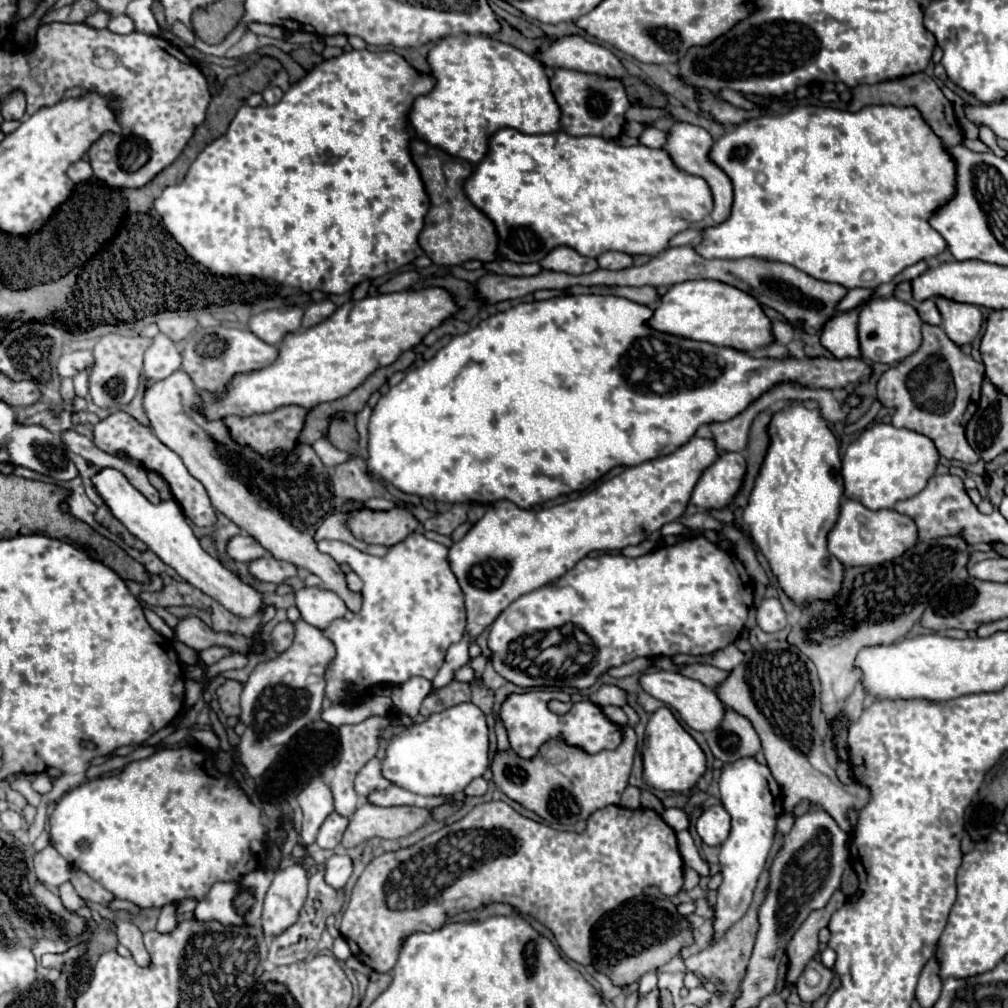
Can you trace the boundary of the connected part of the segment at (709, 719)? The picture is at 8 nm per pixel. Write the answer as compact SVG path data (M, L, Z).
M660 670L660 672L652 672L652 674L644 674L644 676L640 676L640 686L642 686L648 694L652 694L654 698L658 698L658 700L662 700L664 704L676 708L676 710L680 712L682 720L684 720L690 728L694 728L694 730L698 730L698 732L712 732L712 730L716 730L716 728L722 724L722 720L724 720L726 708L724 708L724 704L718 700L716 692L714 692L712 688L708 688L708 686L700 686L700 682L696 682L696 680L692 680L692 678L684 678L684 676L678 674L678 672Z

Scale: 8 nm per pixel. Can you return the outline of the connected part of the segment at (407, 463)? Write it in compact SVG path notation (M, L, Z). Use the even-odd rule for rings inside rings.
M580 294L580 296L558 296L542 302L522 302L506 312L498 312L488 320L480 322L466 334L454 336L450 344L446 344L432 360L422 364L420 368L410 370L398 386L392 386L386 396L382 396L372 410L370 426L368 426L368 468L376 480L386 480L394 484L398 490L408 494L418 494L422 498L440 500L440 502L478 502L490 504L496 500L516 502L520 508L530 508L534 504L542 504L562 494L586 490L604 474L608 474L616 466L638 466L640 462L656 460L672 454L680 446L684 446L700 426L726 422L736 414L744 412L754 400L758 400L764 392L782 382L798 382L806 388L846 388L848 384L856 384L870 378L870 368L864 360L844 358L844 360L828 360L828 358L754 358L746 352L728 346L716 346L710 342L698 342L690 338L680 338L674 334L658 332L648 326L654 310L644 304L636 304L632 300L620 296L600 296L600 294Z

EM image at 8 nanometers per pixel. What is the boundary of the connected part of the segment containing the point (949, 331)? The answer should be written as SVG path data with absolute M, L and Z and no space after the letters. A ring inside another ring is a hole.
M934 298L940 314L942 314L942 328L946 336L958 344L970 344L980 328L982 328L982 312L974 304L958 304L946 298Z

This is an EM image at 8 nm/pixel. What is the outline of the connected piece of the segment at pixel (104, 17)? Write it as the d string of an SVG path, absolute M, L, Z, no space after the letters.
M98 10L96 14L92 14L92 18L86 18L88 26L96 26L96 28L106 28L110 22L110 12Z

